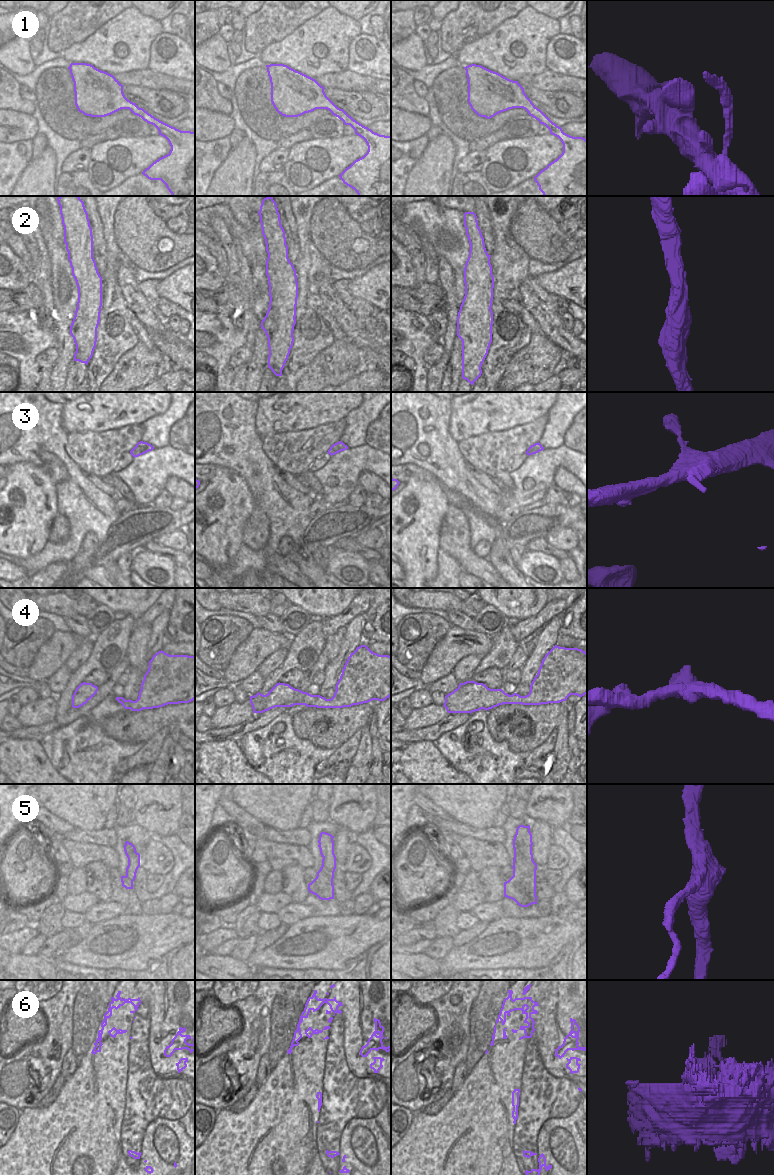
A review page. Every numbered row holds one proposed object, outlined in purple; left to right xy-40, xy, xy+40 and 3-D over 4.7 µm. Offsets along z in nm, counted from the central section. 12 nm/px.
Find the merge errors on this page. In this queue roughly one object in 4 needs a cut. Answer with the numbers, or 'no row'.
3, 5.

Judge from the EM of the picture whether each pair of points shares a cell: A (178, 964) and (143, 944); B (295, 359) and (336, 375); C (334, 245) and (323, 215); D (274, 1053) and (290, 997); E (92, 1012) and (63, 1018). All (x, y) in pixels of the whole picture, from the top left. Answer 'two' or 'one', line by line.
A: two
B: two
C: one
D: one
E: two

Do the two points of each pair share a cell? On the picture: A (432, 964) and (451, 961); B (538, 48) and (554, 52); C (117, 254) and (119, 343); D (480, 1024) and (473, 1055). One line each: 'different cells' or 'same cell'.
A: different cells
B: different cells
C: same cell
D: same cell

